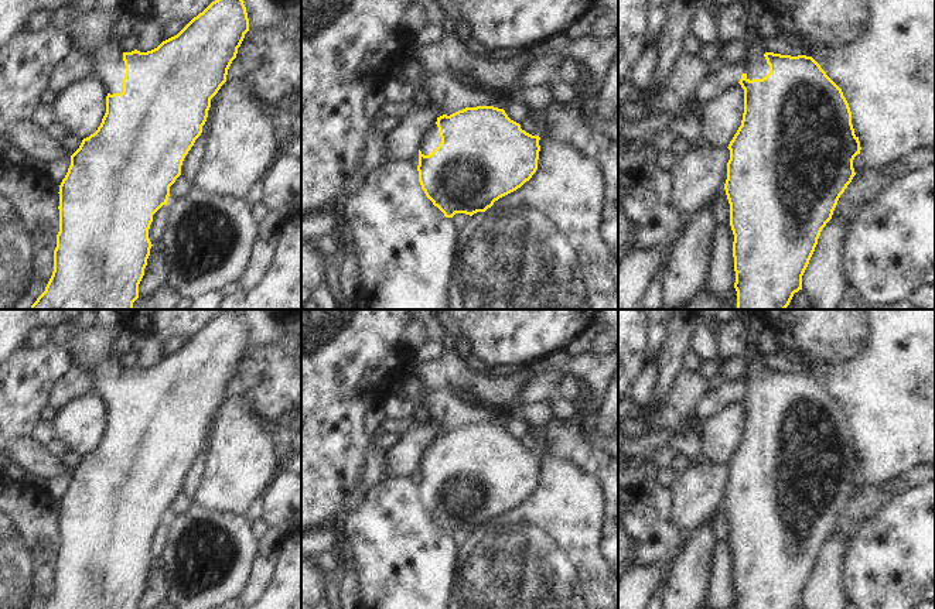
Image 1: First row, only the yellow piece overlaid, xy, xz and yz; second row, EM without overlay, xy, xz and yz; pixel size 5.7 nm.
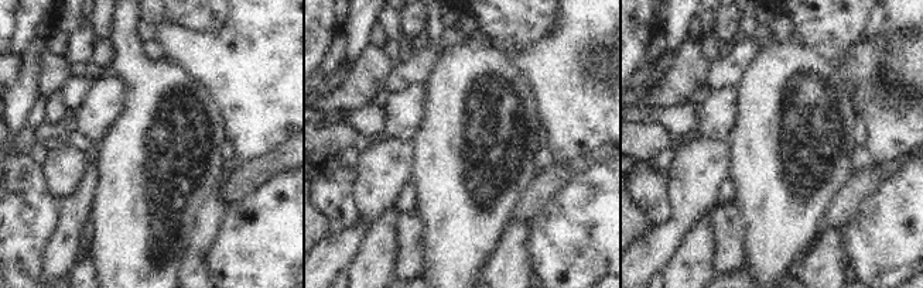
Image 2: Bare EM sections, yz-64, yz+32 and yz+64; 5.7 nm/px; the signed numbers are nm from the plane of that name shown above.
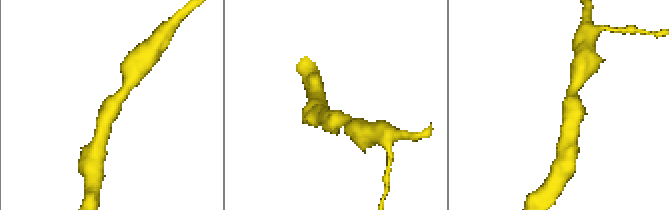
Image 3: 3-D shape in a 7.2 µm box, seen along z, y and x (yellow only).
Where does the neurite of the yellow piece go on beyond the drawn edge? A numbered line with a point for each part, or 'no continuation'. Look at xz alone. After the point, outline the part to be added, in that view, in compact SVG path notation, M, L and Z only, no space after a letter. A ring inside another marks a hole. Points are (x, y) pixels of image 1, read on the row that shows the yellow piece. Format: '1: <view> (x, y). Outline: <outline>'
1: xz (430, 140). Outline: M431 124L424 131L419 150L422 151L422 154L429 155L439 147L440 143L441 143L441 137L439 133L439 127L437 124Z

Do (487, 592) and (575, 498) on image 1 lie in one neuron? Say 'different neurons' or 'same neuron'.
same neuron

